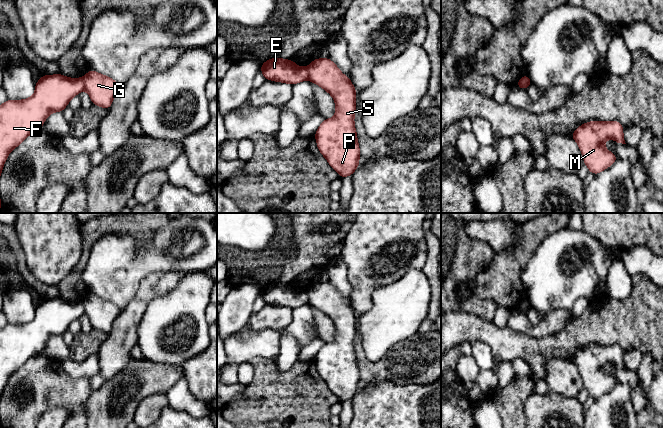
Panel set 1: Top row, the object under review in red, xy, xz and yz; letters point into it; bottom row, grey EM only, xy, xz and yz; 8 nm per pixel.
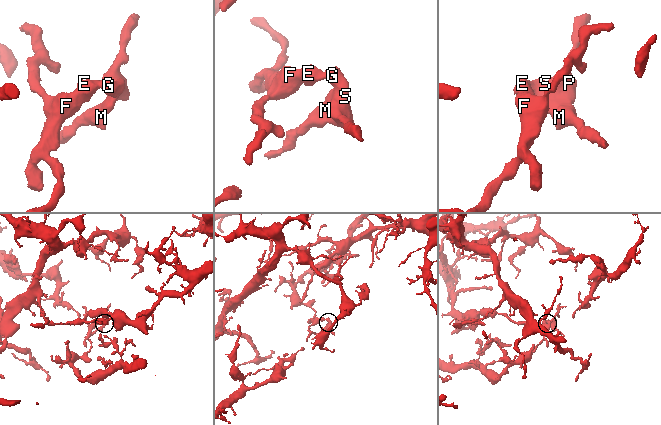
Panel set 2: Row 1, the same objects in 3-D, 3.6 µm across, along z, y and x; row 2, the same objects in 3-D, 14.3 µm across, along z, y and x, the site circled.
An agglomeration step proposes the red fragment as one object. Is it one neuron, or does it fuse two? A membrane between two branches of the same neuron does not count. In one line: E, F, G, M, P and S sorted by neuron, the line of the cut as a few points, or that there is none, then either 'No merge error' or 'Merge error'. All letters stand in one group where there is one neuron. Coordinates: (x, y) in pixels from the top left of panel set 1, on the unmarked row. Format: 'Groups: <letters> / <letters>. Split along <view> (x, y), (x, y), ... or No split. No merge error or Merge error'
Groups: E F / G M P S. Split along xy (82, 302), (84, 312). Merge error

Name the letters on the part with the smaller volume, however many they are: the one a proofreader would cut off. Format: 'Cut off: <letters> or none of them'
Cut off: G, M, P, S

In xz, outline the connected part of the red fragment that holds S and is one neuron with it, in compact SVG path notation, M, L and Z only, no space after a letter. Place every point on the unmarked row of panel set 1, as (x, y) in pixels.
M329 282L314 283L307 291L309 304L326 314L334 323L336 336L331 343L323 343L315 356L320 377L341 402L351 400L360 389L360 372L354 348L356 336L356 313L349 301L346 301Z

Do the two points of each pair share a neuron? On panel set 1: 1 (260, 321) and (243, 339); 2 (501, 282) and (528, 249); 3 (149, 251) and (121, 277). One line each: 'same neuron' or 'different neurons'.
1: different neurons
2: same neuron
3: same neuron

